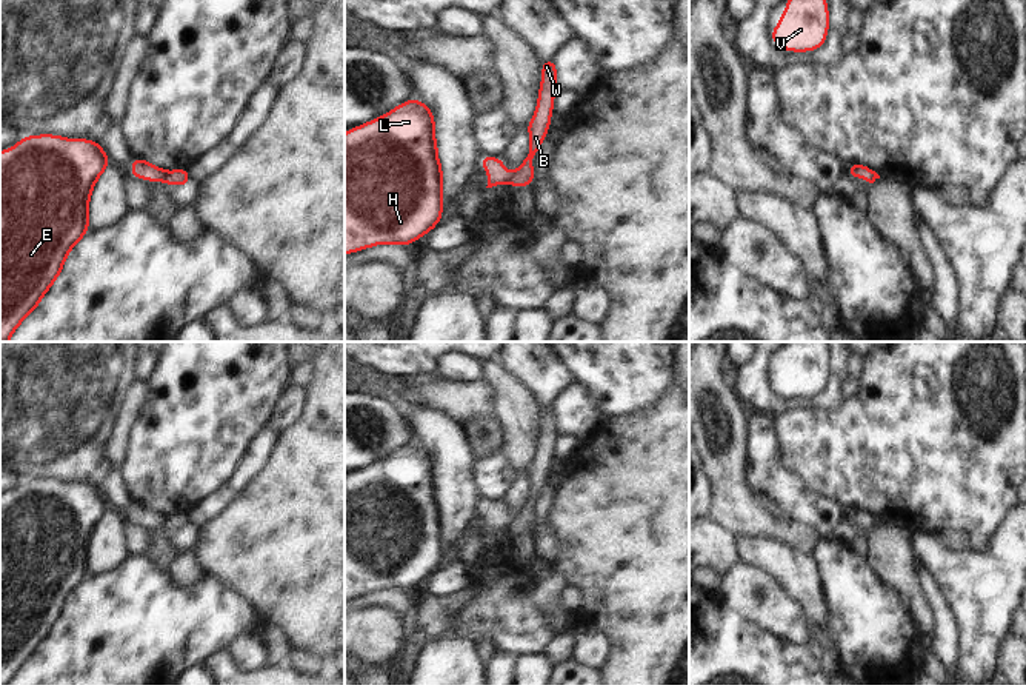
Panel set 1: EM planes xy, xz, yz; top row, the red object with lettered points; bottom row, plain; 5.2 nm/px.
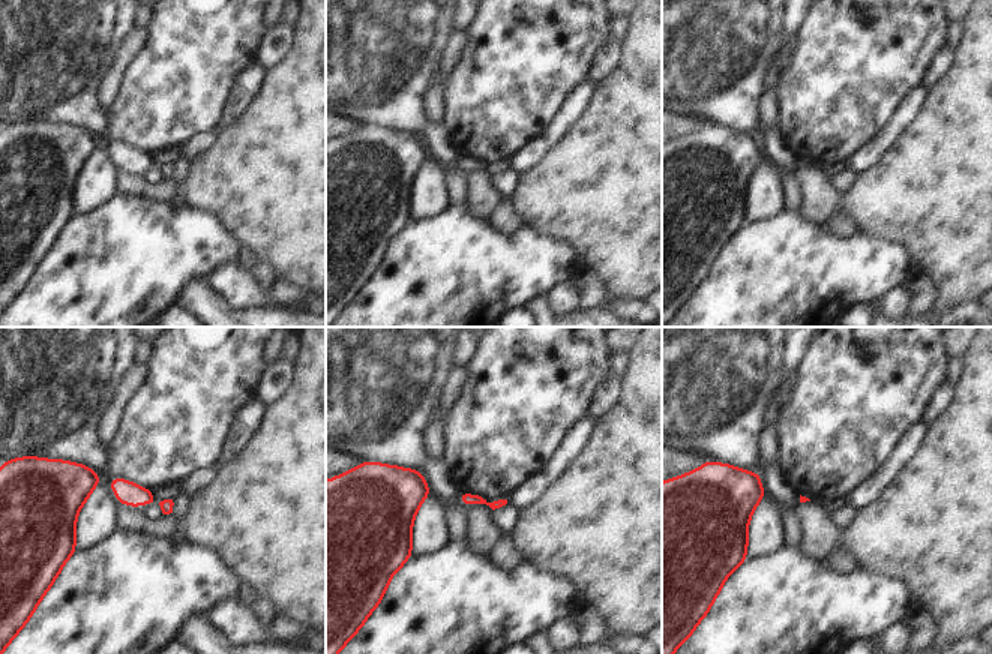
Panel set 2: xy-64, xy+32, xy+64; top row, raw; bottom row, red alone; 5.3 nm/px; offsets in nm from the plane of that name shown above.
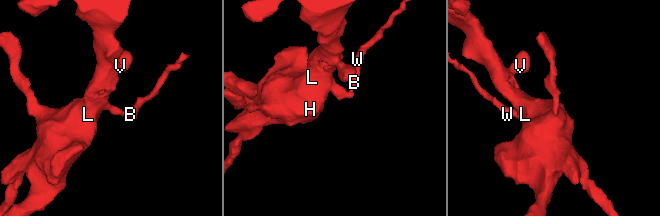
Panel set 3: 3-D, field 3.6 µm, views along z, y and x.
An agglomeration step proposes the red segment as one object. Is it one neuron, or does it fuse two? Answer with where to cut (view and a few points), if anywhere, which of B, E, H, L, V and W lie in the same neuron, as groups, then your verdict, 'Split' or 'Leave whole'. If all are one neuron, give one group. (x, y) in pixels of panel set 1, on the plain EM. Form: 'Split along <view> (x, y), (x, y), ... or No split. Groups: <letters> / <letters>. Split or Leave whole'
Split along xy (169, 516), (159, 525). Groups: B W / E H L V. Split.

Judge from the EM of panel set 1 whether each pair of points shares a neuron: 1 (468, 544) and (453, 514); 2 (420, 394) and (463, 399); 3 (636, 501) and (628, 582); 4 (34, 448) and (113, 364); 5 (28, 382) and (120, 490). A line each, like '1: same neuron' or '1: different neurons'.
1: different neurons
2: same neuron
3: same neuron
4: same neuron
5: same neuron

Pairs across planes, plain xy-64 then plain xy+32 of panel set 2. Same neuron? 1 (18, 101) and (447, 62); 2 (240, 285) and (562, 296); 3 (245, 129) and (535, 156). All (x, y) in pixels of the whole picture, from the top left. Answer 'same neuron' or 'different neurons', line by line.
1: different neurons
2: same neuron
3: different neurons

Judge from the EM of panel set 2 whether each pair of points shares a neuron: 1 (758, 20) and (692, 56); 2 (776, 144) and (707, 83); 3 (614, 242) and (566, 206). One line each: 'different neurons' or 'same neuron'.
1: same neuron
2: same neuron
3: same neuron

